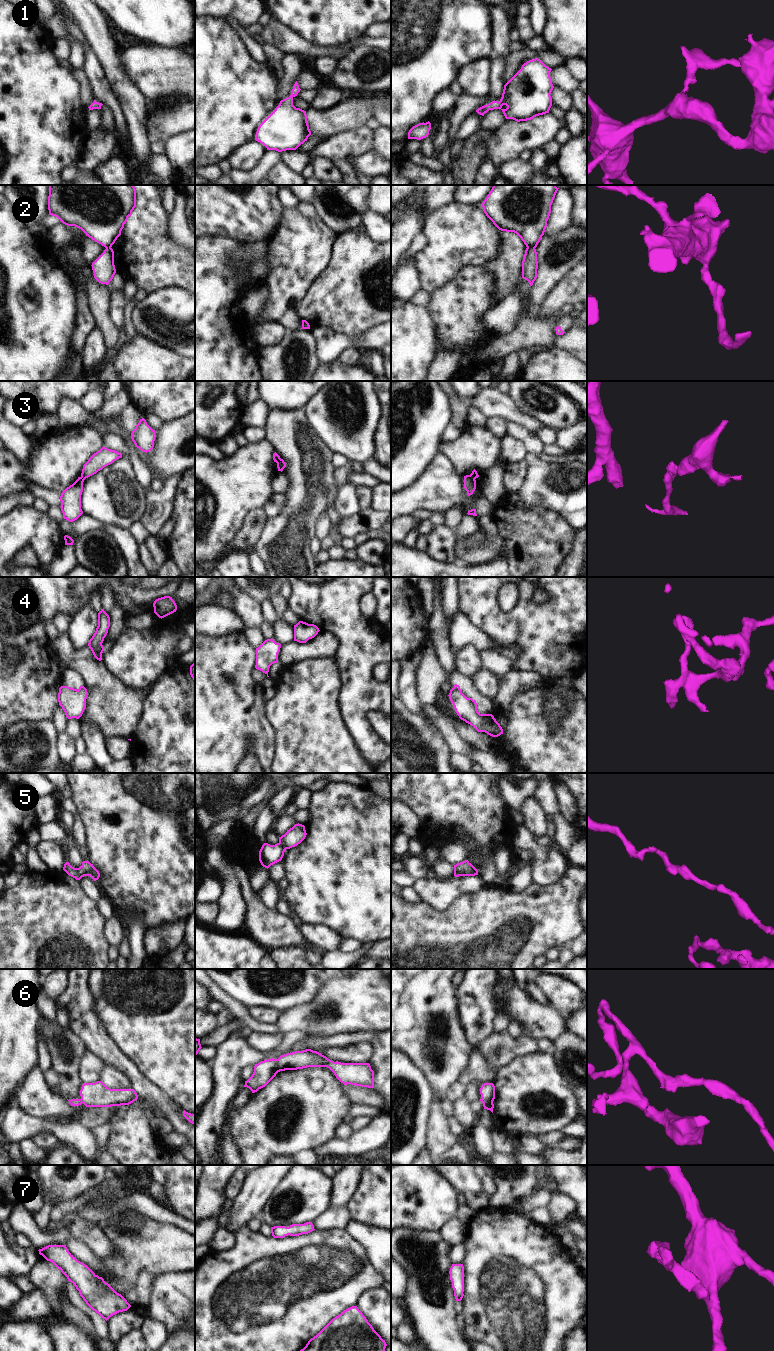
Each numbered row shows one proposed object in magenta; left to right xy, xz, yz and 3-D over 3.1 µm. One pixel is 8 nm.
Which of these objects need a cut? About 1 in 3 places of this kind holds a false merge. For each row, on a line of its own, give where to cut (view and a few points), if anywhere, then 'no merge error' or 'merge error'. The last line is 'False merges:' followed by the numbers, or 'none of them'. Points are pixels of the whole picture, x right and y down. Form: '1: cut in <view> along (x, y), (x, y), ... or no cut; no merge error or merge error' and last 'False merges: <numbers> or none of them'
1: no cut; no merge error
2: cut in yz along (527, 247), (534, 248); merge error
3: cut in xy along (81, 476), (84, 479); merge error
4: no cut; no merge error
5: no cut; no merge error
6: cut in xz along (276, 1059), (278, 1071); merge error
7: no cut; no merge error
False merges: 2, 3, 6

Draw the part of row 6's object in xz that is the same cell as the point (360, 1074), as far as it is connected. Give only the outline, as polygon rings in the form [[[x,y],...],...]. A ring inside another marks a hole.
[[[311,1049],[287,1053],[277,1059],[278,1072],[307,1067],[327,1067],[344,1085],[374,1088],[374,1071],[369,1063],[334,1062]]]

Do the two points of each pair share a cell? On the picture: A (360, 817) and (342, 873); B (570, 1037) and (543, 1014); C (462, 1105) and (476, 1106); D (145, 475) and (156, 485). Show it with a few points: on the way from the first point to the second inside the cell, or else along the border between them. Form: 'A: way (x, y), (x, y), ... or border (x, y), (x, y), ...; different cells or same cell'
A: way (359, 831), (359, 856), (356, 859); same cell
B: border (567, 1028), (554, 1042); different cells
C: border (471, 1102), (471, 1110), (477, 1116); different cells
D: border (152, 479), (149, 487); different cells

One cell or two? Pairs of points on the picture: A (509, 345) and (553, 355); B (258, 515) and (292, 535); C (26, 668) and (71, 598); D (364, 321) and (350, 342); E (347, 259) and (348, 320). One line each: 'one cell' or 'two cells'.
A: two cells
B: two cells
C: one cell
D: two cells
E: one cell

